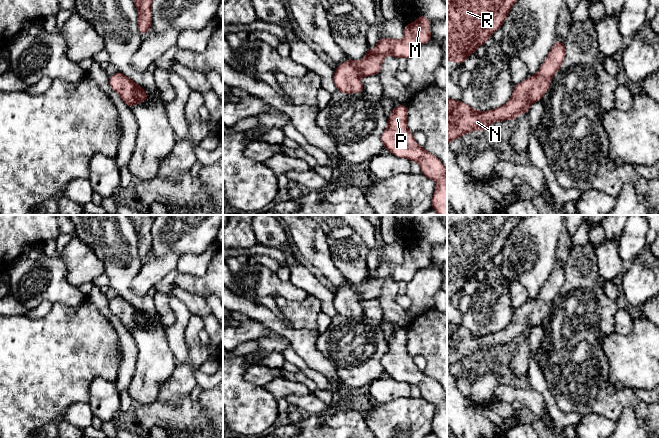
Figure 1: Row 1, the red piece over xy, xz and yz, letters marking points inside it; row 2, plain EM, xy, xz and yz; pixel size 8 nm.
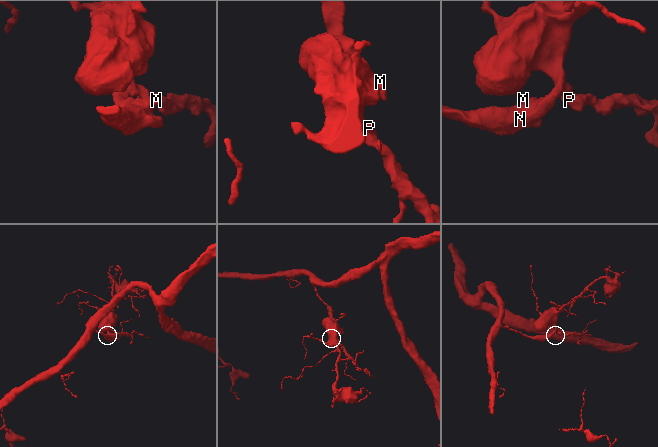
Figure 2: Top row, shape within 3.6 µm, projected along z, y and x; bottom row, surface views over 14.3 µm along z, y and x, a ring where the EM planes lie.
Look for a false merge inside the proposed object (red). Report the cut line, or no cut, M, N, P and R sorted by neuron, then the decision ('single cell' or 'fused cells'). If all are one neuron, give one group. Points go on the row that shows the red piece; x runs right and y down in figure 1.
cut none; groups M N P R; single cell

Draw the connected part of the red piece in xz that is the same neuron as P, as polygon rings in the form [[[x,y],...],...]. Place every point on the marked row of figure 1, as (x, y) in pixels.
[[[398,105],[392,109],[388,126],[381,137],[383,146],[395,156],[418,162],[421,173],[436,181],[432,209],[438,215],[447,215],[447,169],[436,156],[417,144],[406,123],[407,105]]]

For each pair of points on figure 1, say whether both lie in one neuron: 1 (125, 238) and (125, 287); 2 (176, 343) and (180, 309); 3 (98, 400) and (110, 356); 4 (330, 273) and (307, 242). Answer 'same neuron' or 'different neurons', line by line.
1: same neuron
2: same neuron
3: different neurons
4: same neuron

